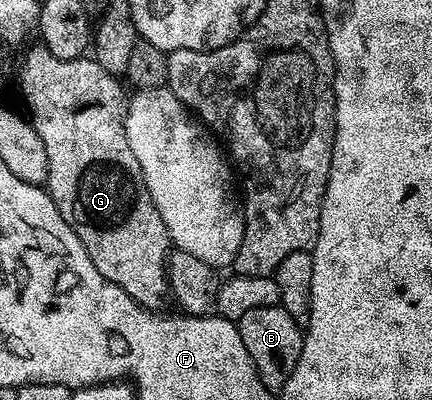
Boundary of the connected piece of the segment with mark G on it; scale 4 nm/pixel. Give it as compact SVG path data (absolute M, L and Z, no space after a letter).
M34 42L34 45L27 50L26 57L22 60L22 69L18 72L18 88L22 91L22 100L26 103L27 110L30 111L28 120L34 125L36 133L44 142L44 148L47 151L47 178L44 184L50 197L56 202L56 210L60 210L64 222L68 222L68 226L72 226L72 230L80 238L84 250L88 250L88 258L92 258L92 266L96 266L96 270L100 270L100 274L104 274L104 278L108 278L108 282L120 286L120 290L124 290L124 294L128 294L128 298L132 298L142 308L158 310L163 307L161 304L170 296L170 279L166 273L166 262L172 251L172 245L168 230L164 226L164 218L160 218L160 210L156 210L156 202L152 202L152 194L144 182L140 162L136 162L136 154L132 154L132 146L128 146L128 134L126 133L128 92L122 89L121 83L123 84L123 81L119 77L104 70L104 66L100 66L97 60L93 58L61 60L53 56L41 42Z

